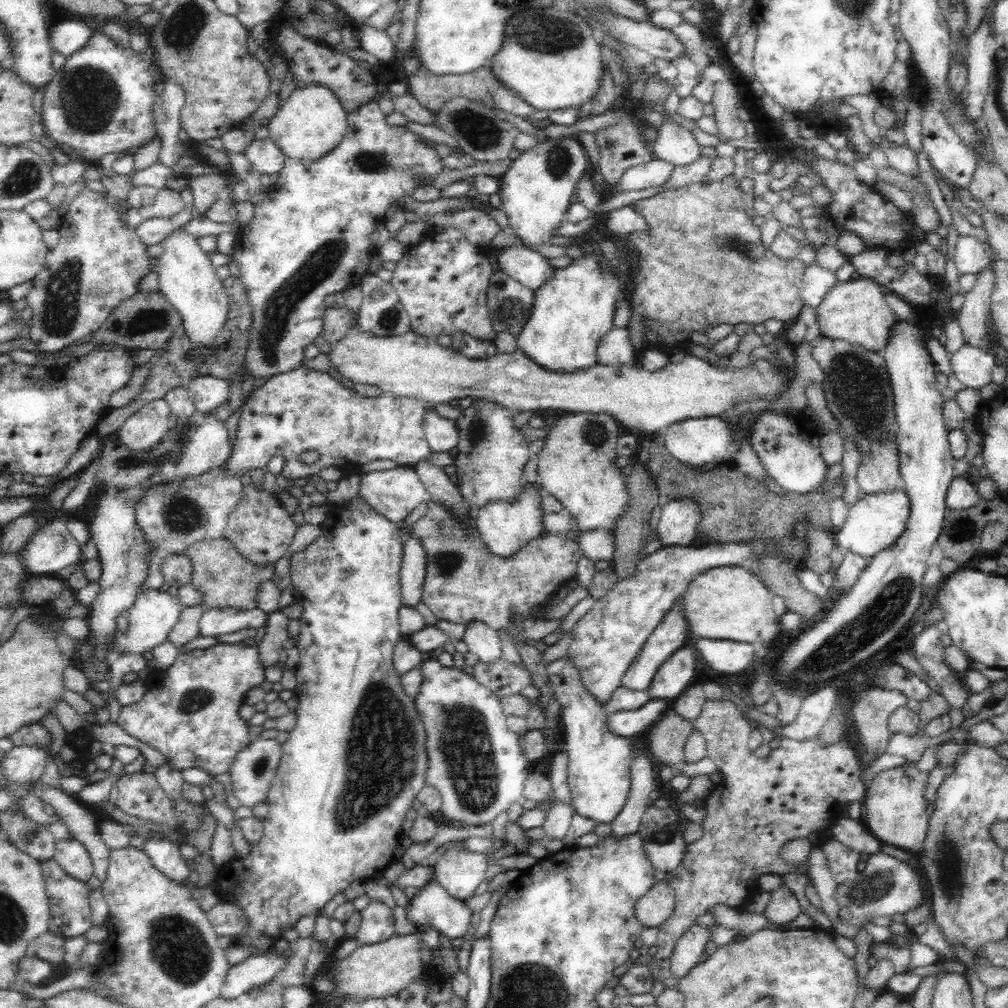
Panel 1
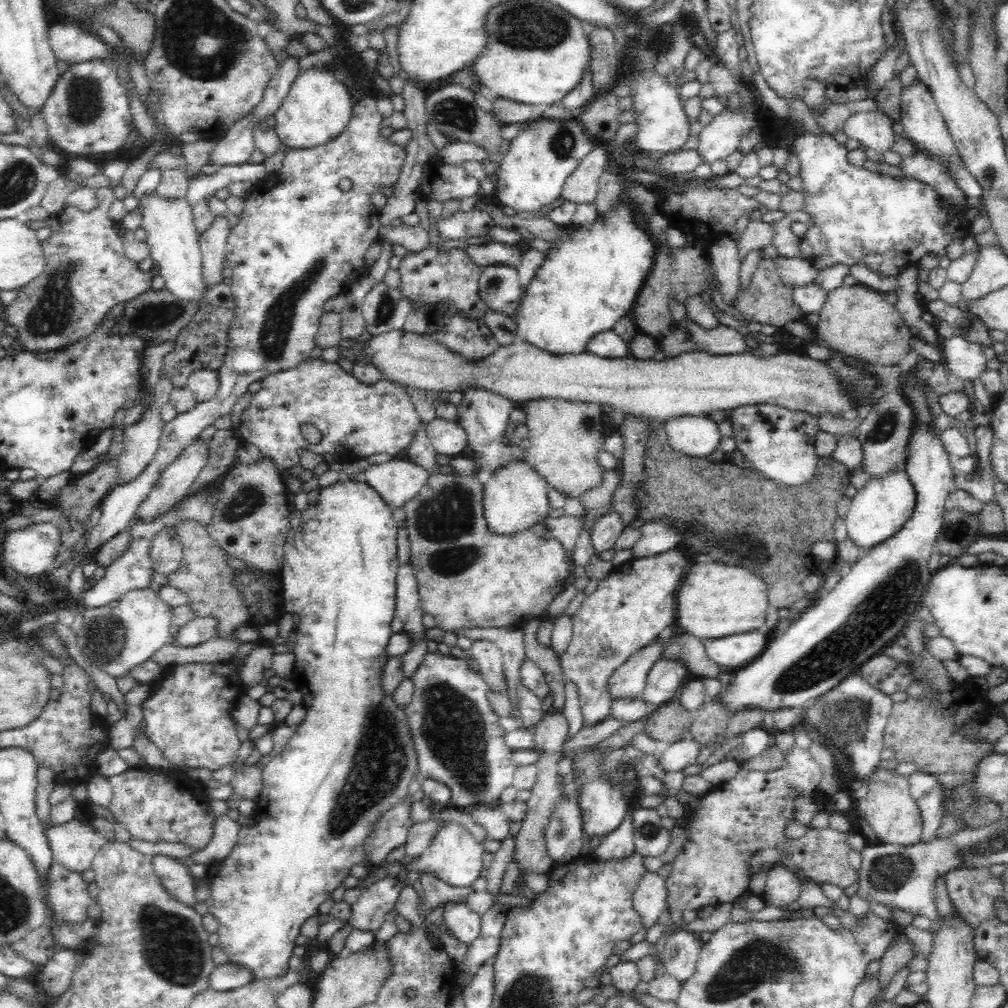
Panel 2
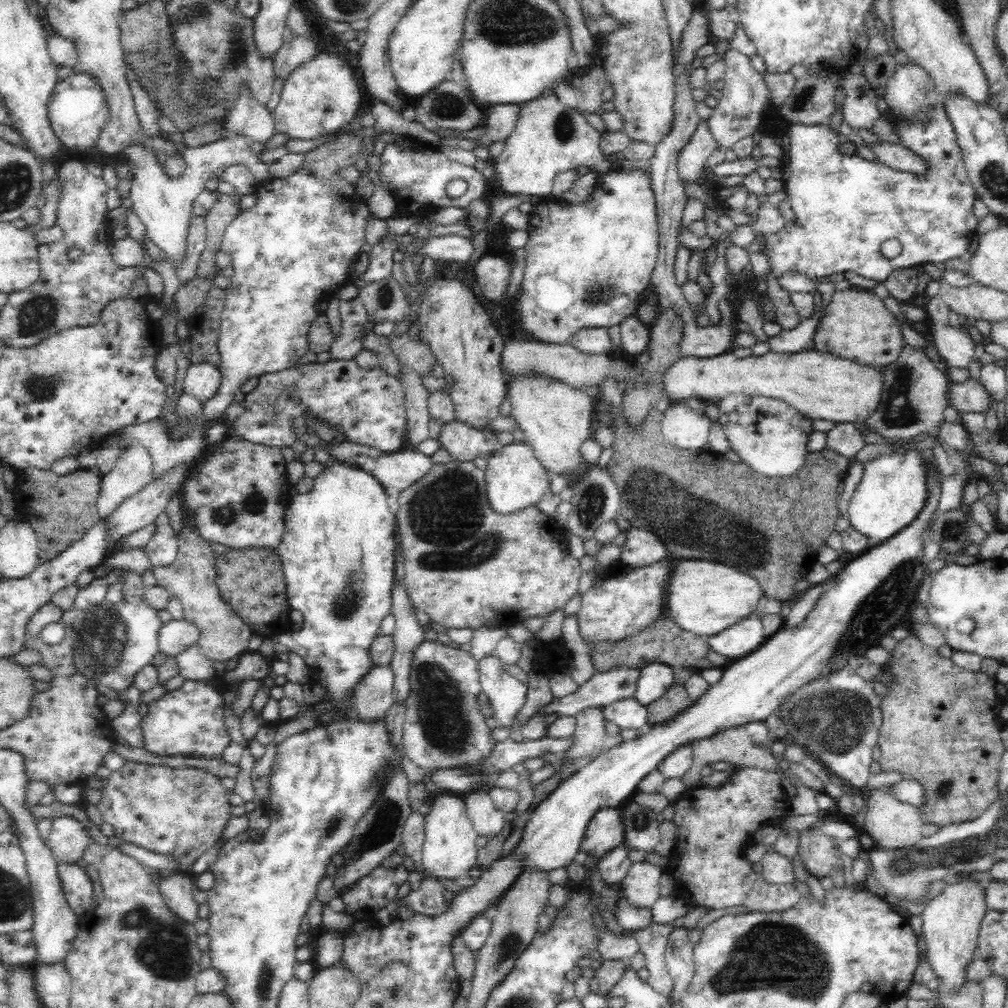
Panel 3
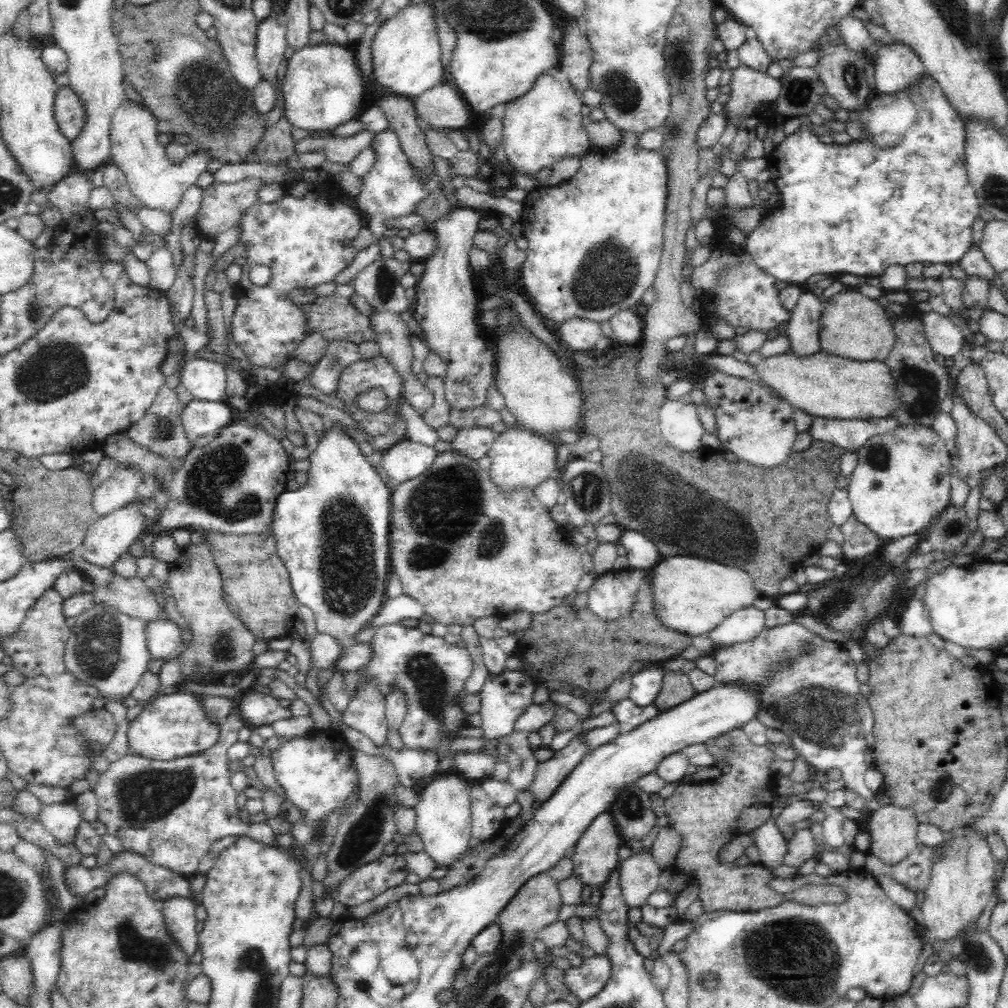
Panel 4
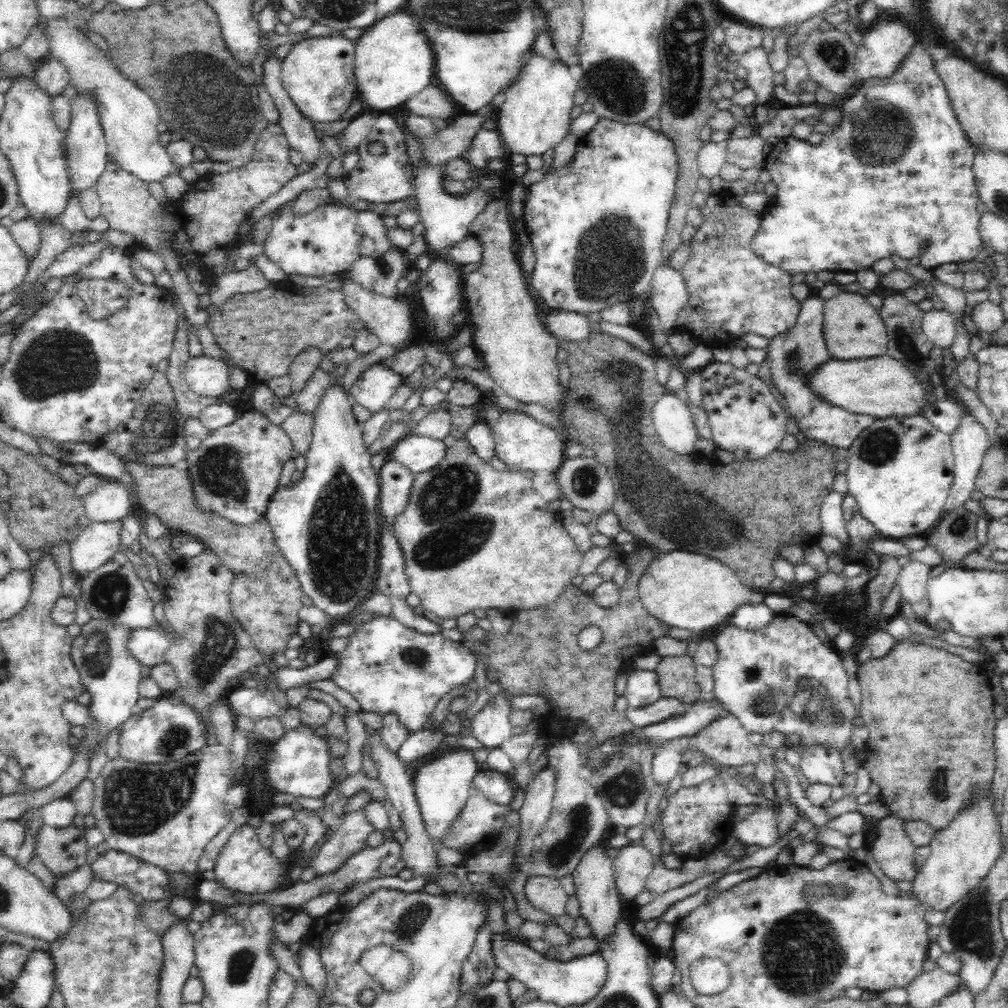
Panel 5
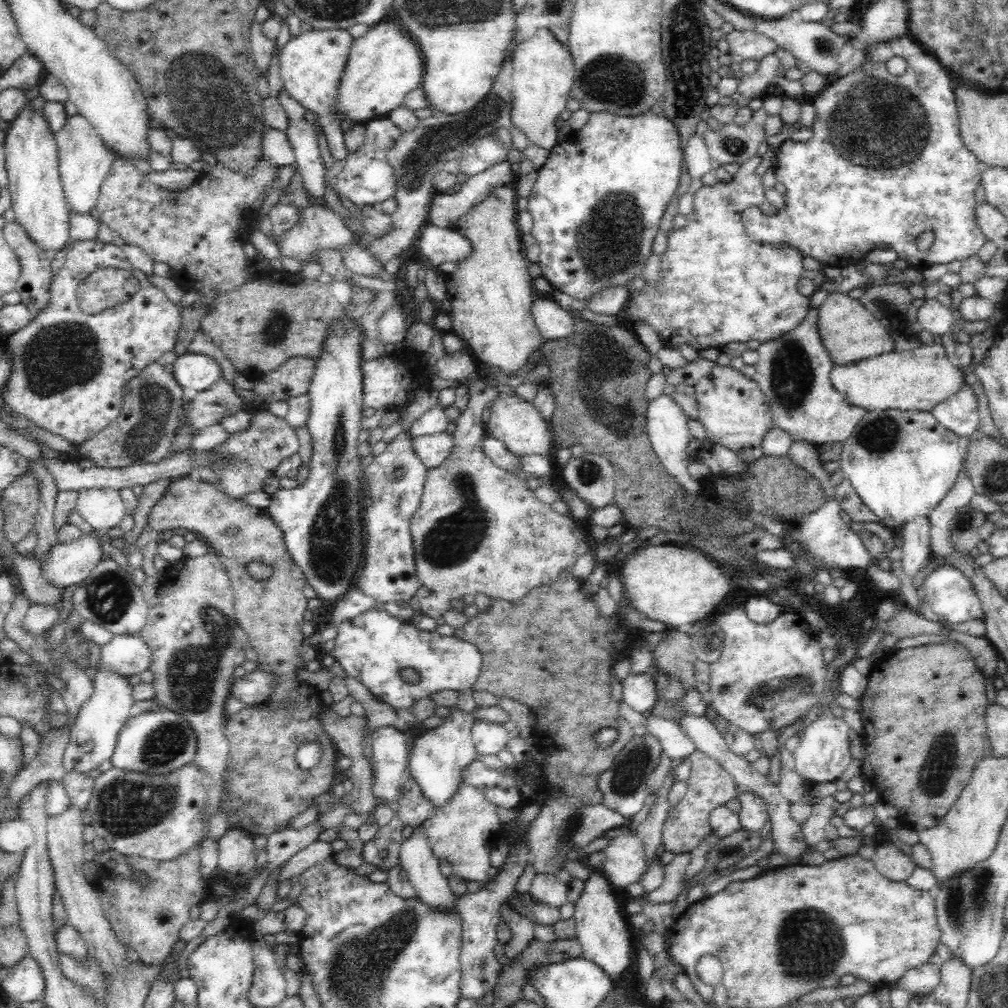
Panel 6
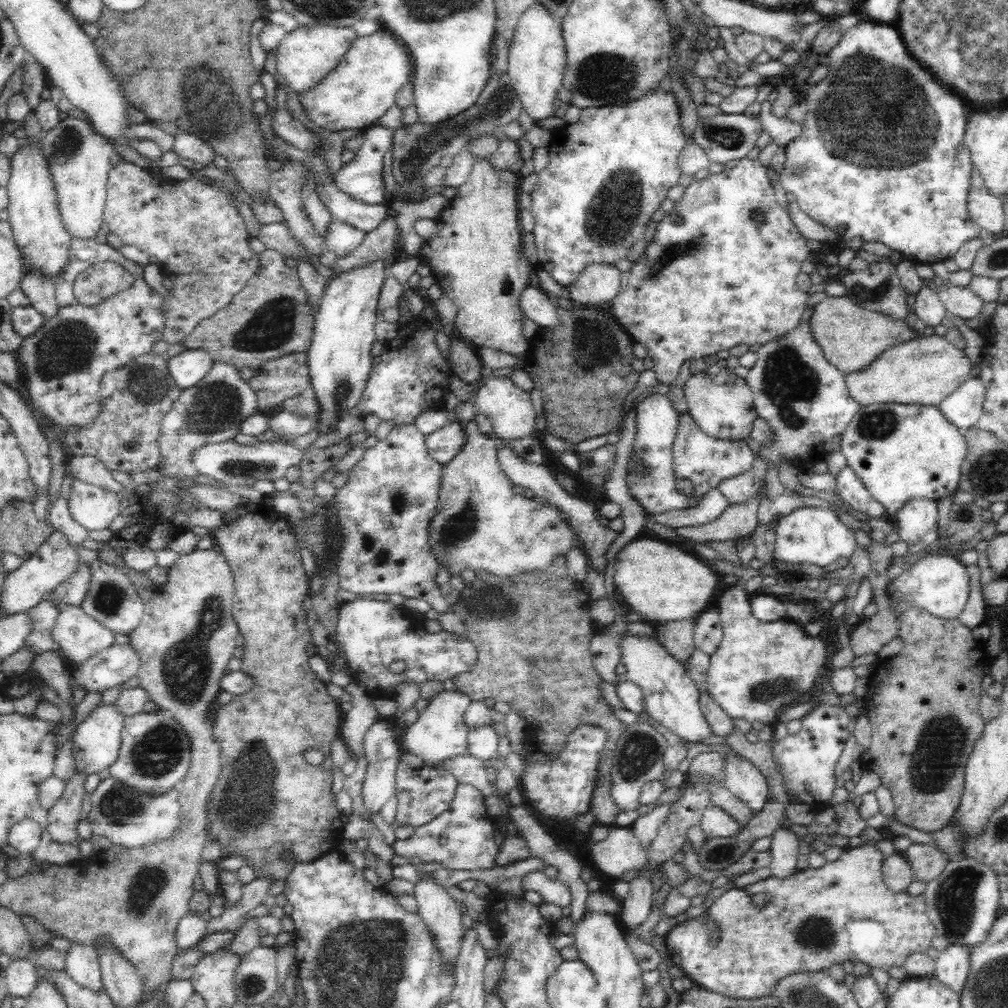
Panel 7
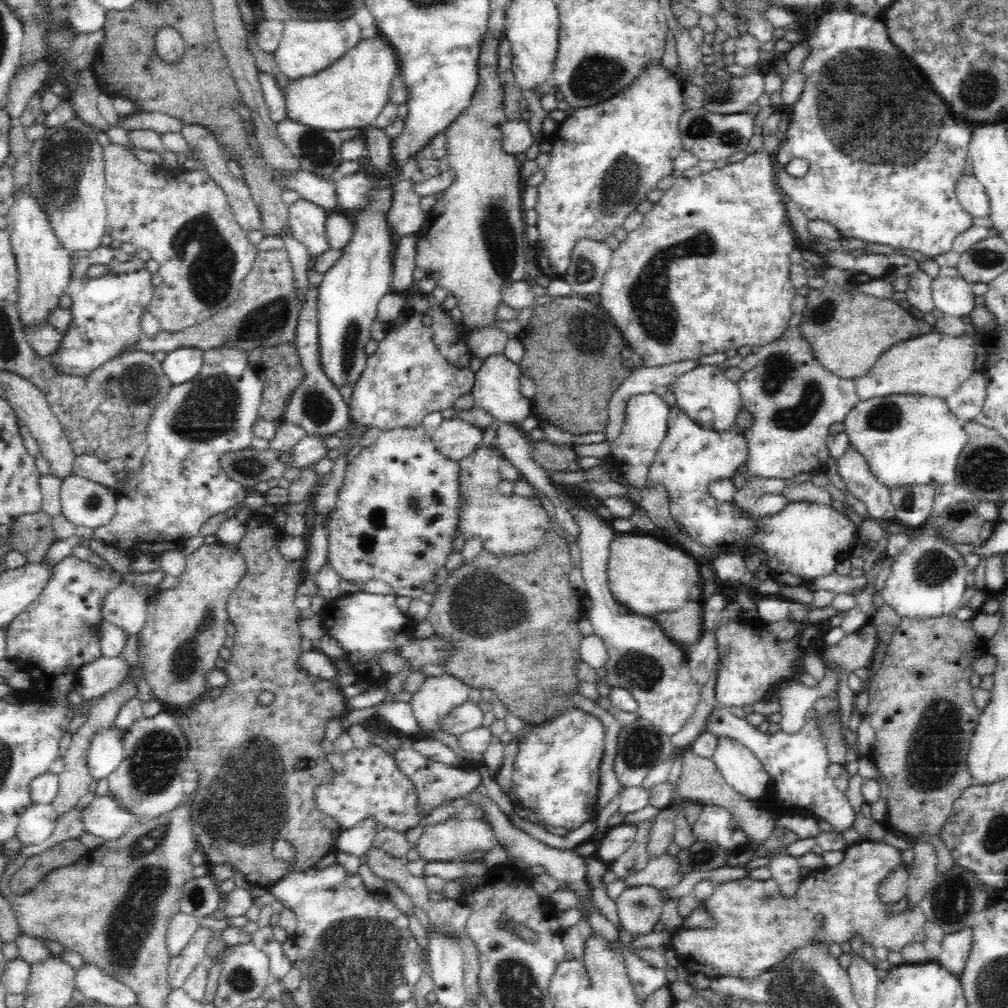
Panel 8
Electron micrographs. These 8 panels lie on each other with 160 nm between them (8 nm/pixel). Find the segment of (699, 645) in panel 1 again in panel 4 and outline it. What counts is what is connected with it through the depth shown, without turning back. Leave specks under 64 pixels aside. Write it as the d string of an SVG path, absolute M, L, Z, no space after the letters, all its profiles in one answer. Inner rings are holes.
M749 606L727 616L707 636L718 647L732 646L756 638L764 630L764 611Z

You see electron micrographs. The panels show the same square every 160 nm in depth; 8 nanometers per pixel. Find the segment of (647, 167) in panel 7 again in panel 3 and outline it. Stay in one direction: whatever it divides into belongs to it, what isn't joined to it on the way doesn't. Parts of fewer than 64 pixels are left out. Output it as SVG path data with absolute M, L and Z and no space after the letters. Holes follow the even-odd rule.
M610 169L608 172L601 173L597 179L594 192L586 202L581 204L567 203L563 199L554 197L541 197L541 201L535 204L536 210L529 214L528 234L530 240L525 246L526 266L524 280L521 284L520 297L518 298L518 321L517 328L536 341L543 343L566 344L570 342L573 334L585 328L609 328L614 324L619 324L627 316L634 315L638 304L642 298L649 292L650 278L654 270L659 253L659 231L656 216L656 205L652 187L650 186L650 177L648 173L637 170L633 172L623 172Z

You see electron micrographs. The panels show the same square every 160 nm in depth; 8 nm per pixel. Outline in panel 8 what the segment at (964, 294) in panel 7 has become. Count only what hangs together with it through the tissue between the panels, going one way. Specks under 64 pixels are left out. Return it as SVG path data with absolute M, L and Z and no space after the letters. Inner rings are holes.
M939 275L932 279L931 285L935 308L942 310L945 315L962 318L969 316L976 307L972 285L962 276Z

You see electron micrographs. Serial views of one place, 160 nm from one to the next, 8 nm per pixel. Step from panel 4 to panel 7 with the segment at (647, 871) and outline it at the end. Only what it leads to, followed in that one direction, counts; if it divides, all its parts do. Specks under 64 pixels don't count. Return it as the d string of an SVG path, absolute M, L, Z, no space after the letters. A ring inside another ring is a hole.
M611 826L608 836L604 840L596 841L590 846L590 856L592 856L591 866L595 871L603 872L613 880L619 880L625 872L640 869L644 866L644 862L648 862L647 851L642 846L641 840L629 827Z

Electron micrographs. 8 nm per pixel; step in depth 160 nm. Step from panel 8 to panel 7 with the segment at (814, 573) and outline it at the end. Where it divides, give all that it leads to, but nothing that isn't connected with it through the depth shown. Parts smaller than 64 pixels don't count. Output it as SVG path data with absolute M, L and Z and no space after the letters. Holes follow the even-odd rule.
M689 412L680 414L678 436L674 440L674 471L678 479L690 478L696 499L701 499L711 488L717 488L723 479L748 472L754 466L754 460L747 442L711 438L698 427ZM810 506L798 508L780 518L776 528L773 560L778 562L826 567L835 564L838 558L849 560L858 548L855 530L848 528L837 518L837 514L825 508Z

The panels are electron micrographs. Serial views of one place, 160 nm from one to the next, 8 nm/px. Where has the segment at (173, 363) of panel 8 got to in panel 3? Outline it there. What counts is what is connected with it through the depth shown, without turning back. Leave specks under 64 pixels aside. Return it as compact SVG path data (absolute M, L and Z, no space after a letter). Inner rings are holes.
M210 363L191 364L184 379L184 392L189 392L198 400L208 400L216 394L221 376L217 366Z

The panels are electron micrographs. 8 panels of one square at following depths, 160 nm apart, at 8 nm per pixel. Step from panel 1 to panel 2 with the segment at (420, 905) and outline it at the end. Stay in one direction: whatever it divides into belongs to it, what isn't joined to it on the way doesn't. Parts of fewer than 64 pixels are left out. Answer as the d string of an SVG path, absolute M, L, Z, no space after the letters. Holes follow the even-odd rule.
M446 902L443 917L448 934L466 945L480 935L481 917L475 914L466 902Z

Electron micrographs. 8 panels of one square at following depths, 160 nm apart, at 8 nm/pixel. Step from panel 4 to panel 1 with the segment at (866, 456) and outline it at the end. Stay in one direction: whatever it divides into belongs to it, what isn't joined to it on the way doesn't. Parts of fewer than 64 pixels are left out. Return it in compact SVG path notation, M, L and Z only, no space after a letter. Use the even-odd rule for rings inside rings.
M903 487L894 492L864 496L862 500L858 500L856 504L852 505L842 528L833 532L834 539L843 550L870 559L871 556L885 551L898 540L898 537L905 531L910 512L910 500Z

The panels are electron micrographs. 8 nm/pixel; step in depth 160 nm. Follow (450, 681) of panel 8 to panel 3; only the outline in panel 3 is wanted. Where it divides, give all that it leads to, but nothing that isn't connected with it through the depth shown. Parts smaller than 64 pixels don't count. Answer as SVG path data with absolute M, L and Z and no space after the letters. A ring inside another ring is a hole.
M440 793L440 796L432 802L430 812L425 815L424 832L422 864L426 876L456 880L468 876L471 869L477 865L478 847L475 844L479 834L468 818L462 794Z

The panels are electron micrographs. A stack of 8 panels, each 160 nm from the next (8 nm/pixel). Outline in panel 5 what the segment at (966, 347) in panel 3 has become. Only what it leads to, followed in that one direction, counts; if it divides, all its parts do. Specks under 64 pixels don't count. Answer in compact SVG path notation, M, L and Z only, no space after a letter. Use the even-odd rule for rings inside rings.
M942 309L928 310L921 322L923 333L934 345L945 349L953 343L955 337L954 321L948 311Z

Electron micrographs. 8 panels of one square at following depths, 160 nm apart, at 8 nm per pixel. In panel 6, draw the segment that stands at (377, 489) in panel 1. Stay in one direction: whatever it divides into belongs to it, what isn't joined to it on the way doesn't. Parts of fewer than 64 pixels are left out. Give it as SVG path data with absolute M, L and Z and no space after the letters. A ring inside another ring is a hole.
M448 432L430 434L430 436L416 436L412 440L415 456L426 468L437 468L446 461L454 447L453 436Z

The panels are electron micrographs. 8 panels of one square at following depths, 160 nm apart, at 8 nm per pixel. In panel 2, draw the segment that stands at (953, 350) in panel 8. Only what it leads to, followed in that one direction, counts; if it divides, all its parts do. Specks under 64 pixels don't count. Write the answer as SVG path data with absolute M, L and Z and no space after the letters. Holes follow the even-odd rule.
M397 330L385 332L382 334L377 334L370 337L369 340L364 342L364 346L361 348L360 352L357 354L352 364L358 363L358 365L369 365L372 363L378 371L380 371L380 376L382 380L390 381L391 383L396 383L404 388L412 387L416 389L420 389L422 391L434 391L440 392L444 391L446 393L450 393L454 390L458 392L464 392L466 389L488 389L488 391L492 391L492 393L496 393L504 398L510 399L514 405L520 406L520 404L528 403L533 400L540 399L560 399L567 401L578 401L581 403L596 403L597 405L603 406L608 405L611 408L618 408L618 410L622 410L624 416L632 415L634 417L642 417L642 419L648 419L650 422L653 420L659 420L662 422L662 425L668 420L673 419L674 417L681 416L704 416L710 415L711 413L717 410L725 410L727 412L731 411L733 408L738 408L739 406L744 406L747 404L775 404L779 407L784 407L790 409L791 411L802 411L809 412L814 416L818 416L818 414L822 414L822 412L827 412L828 414L837 414L838 416L850 416L851 413L855 415L854 411L854 403L850 401L850 395L844 391L844 387L836 381L834 378L834 374L830 371L830 367L821 360L815 360L814 358L808 357L808 355L803 354L802 352L795 351L793 353L783 353L783 354L775 354L767 356L766 358L757 357L751 352L746 352L742 354L729 354L729 355L711 355L708 352L694 350L692 352L685 352L679 354L675 357L662 357L660 356L658 360L640 360L635 359L632 356L628 357L620 357L620 358L606 358L601 357L592 353L582 353L582 354L565 354L565 355L554 355L550 354L550 352L542 351L538 349L538 347L534 347L534 345L530 345L525 343L524 341L520 341L516 339L513 343L499 346L492 354L486 356L486 358L482 358L482 360L468 360L464 355L458 354L453 350L450 350L445 344L440 344L440 341L434 340L429 334L416 334L413 332L406 332L406 330Z

